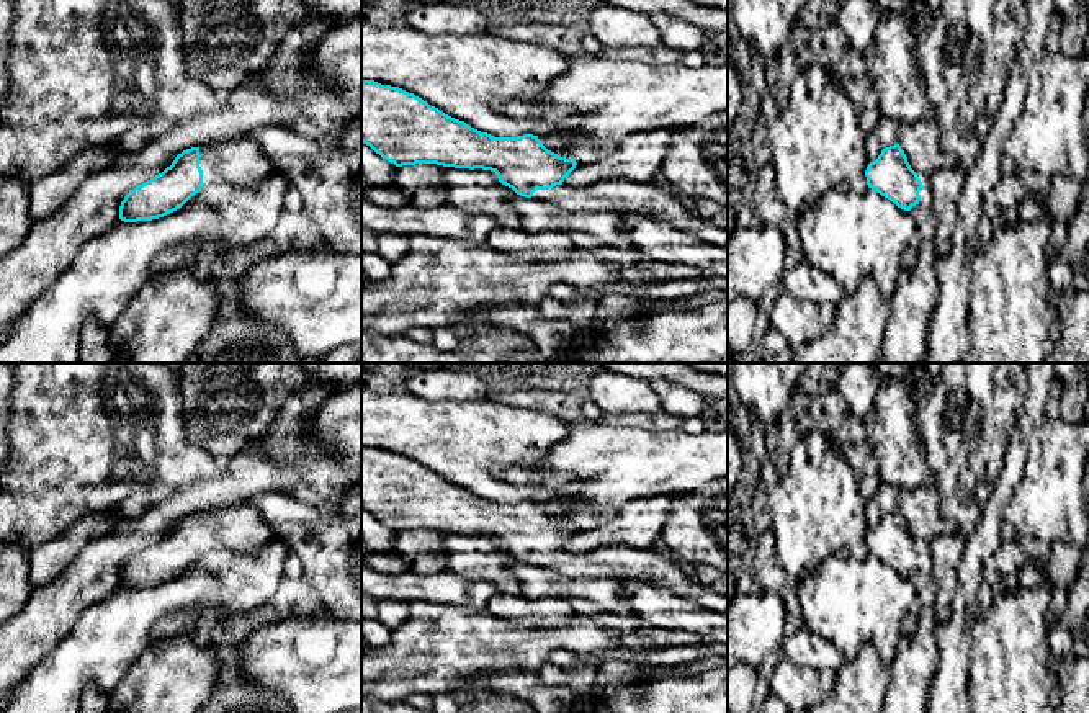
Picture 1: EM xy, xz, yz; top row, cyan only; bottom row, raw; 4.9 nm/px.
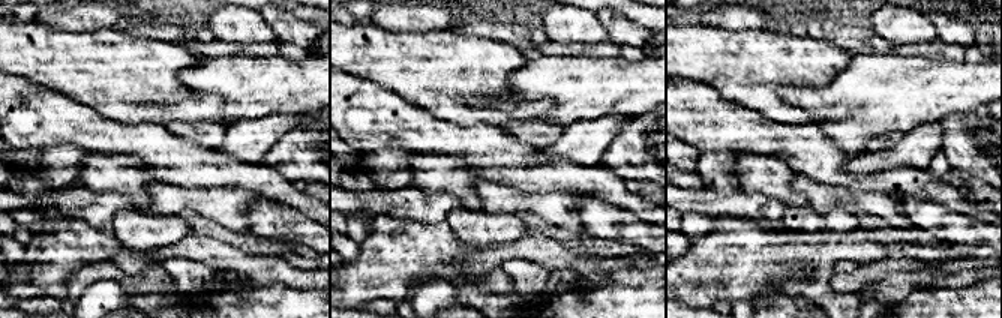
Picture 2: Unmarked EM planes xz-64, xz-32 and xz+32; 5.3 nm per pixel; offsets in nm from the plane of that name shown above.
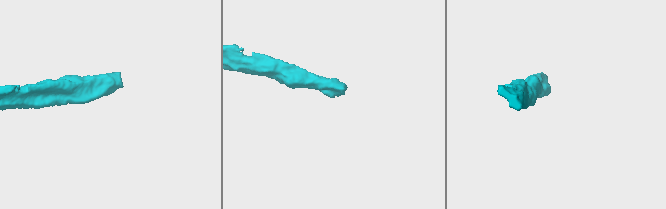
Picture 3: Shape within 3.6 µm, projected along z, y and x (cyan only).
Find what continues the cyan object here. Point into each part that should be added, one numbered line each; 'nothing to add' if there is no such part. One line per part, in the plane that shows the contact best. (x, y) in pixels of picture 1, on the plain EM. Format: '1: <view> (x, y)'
1: xy (242, 527)

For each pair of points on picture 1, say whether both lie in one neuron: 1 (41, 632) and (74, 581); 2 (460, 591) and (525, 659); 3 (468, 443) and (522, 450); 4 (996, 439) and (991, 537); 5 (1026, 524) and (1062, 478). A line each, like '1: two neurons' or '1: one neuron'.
1: one neuron
2: two neurons
3: one neuron
4: two neurons
5: one neuron

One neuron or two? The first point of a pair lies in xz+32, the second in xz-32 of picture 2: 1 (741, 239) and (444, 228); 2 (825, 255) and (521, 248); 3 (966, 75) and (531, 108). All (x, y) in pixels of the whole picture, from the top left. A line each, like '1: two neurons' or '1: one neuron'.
1: one neuron
2: one neuron
3: two neurons

